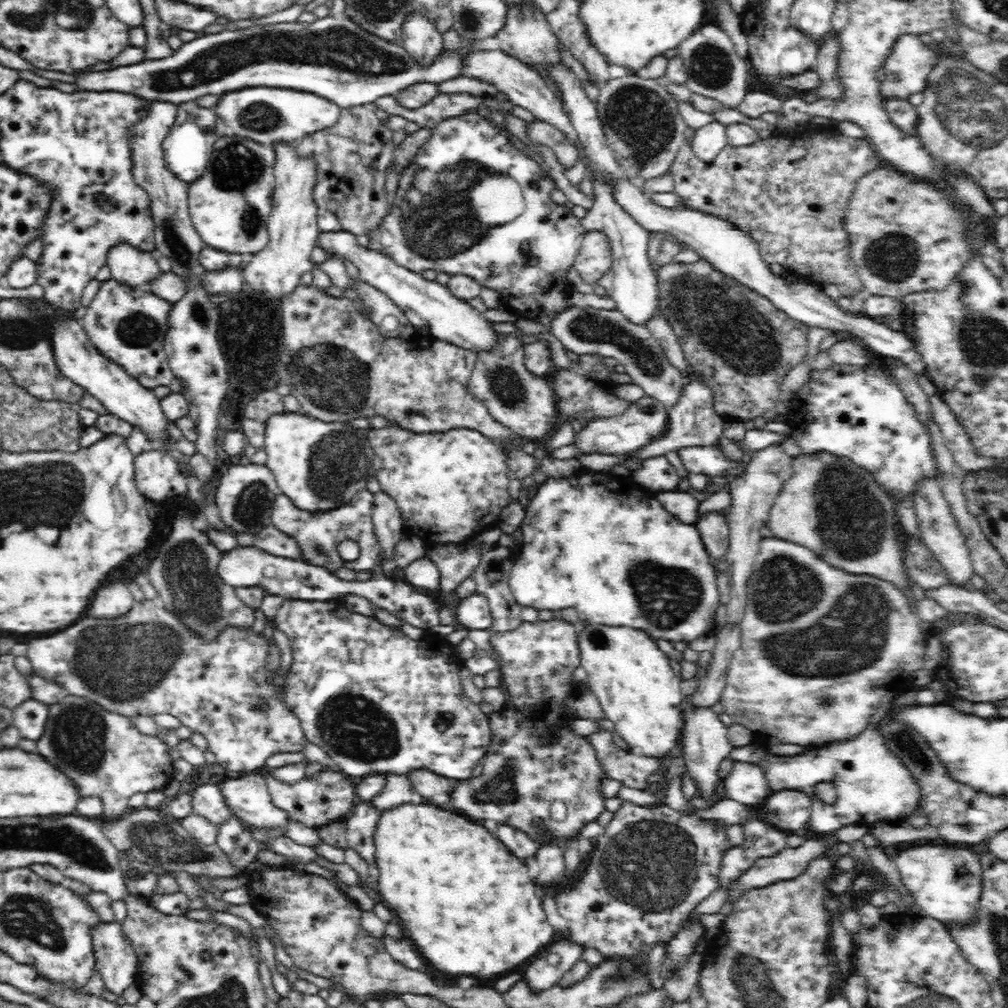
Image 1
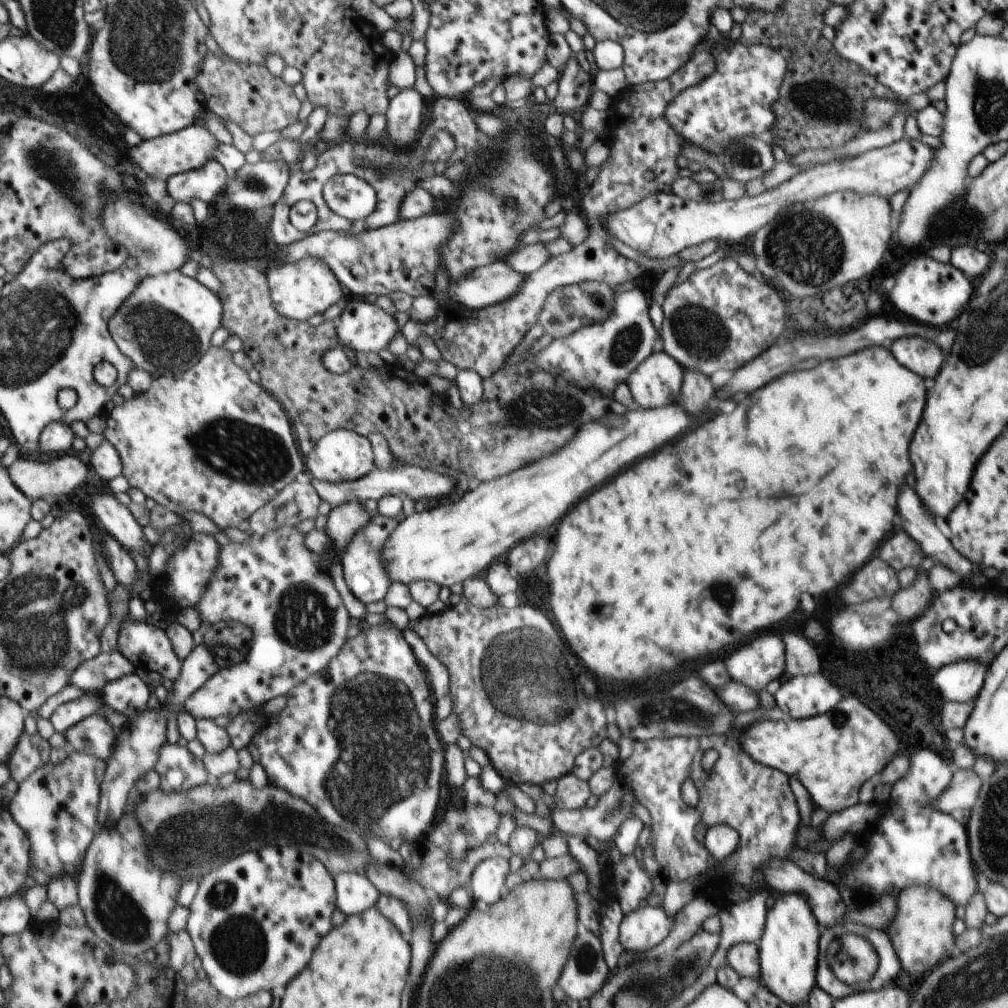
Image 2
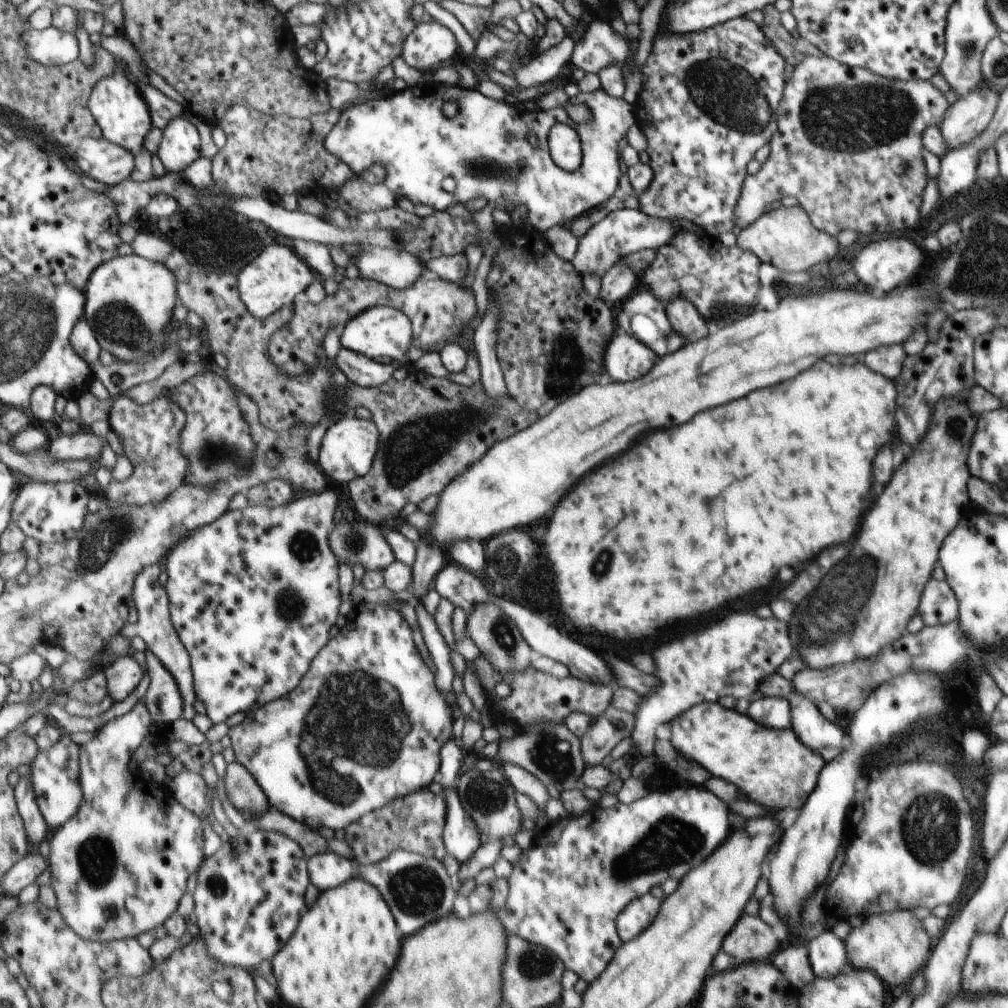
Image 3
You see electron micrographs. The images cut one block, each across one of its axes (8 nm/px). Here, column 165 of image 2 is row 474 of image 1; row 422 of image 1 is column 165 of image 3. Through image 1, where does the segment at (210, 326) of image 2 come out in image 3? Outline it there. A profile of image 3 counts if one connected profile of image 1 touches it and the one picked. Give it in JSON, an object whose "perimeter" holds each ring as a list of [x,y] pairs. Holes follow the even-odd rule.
{"perimeter":[[[133,253],[128,256],[118,256],[114,261],[107,262],[106,265],[100,266],[94,274],[92,274],[91,281],[88,284],[87,288],[88,295],[88,304],[86,304],[87,310],[87,320],[94,328],[94,332],[96,332],[98,336],[98,340],[100,340],[100,344],[103,346],[104,350],[110,352],[116,359],[120,359],[122,361],[128,362],[142,362],[142,361],[150,361],[154,358],[158,359],[166,350],[168,350],[168,346],[170,346],[171,342],[171,334],[167,333],[167,331],[171,328],[174,319],[174,312],[176,312],[176,306],[181,301],[179,294],[179,276],[166,264],[161,262],[156,262],[150,260],[149,258],[143,257],[138,253]]]}

